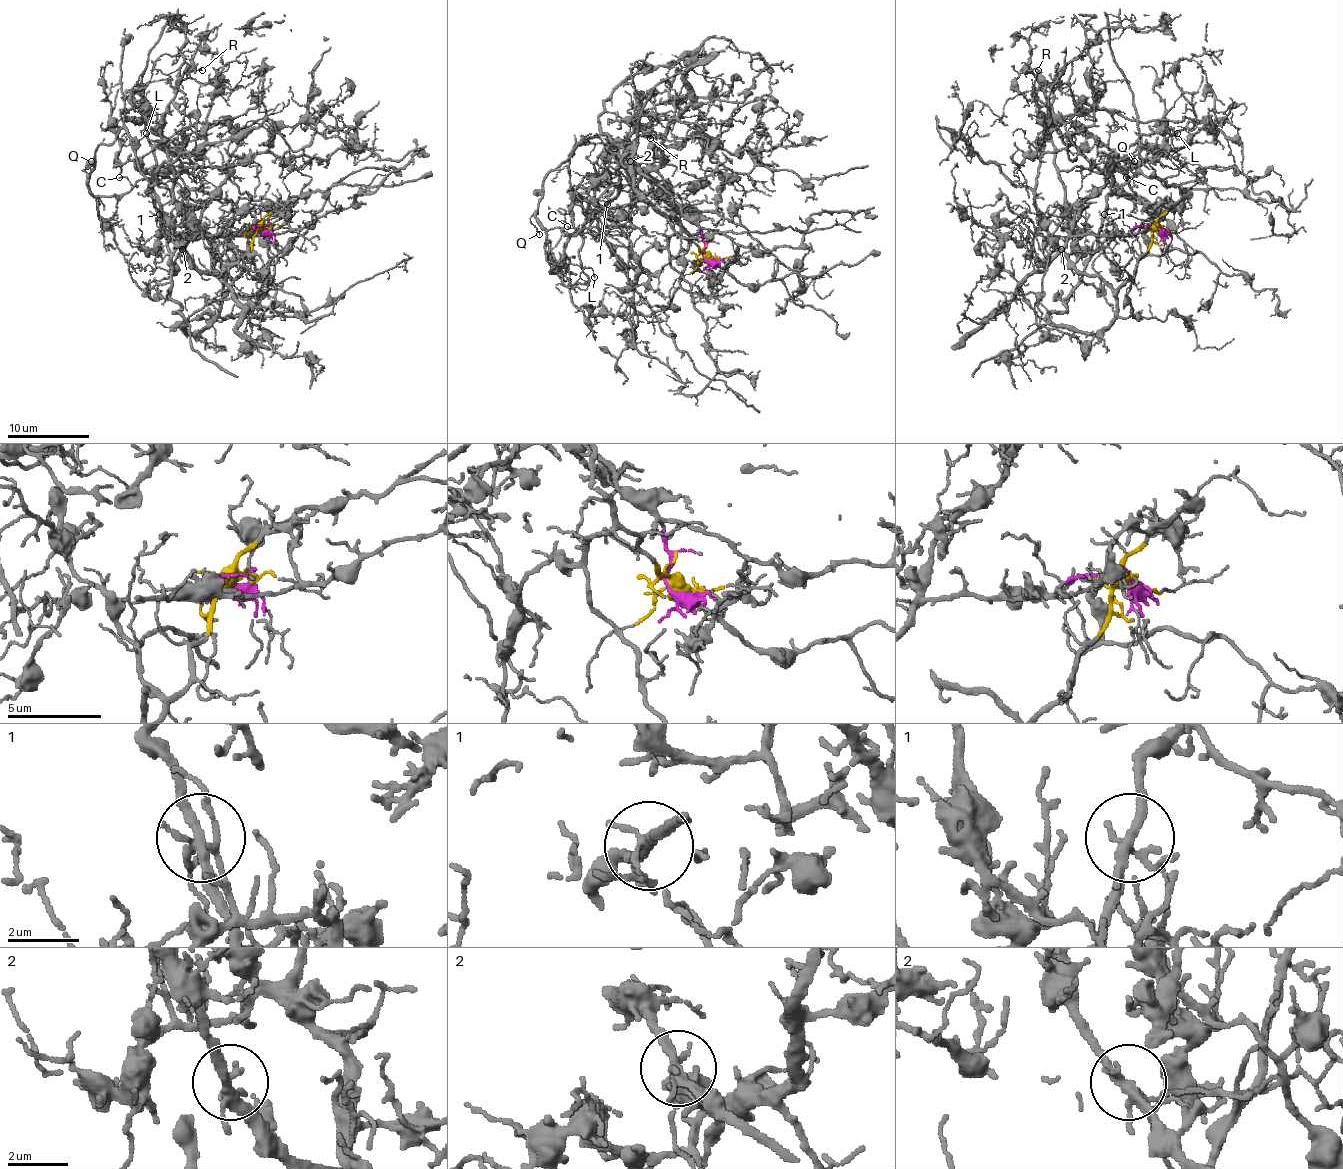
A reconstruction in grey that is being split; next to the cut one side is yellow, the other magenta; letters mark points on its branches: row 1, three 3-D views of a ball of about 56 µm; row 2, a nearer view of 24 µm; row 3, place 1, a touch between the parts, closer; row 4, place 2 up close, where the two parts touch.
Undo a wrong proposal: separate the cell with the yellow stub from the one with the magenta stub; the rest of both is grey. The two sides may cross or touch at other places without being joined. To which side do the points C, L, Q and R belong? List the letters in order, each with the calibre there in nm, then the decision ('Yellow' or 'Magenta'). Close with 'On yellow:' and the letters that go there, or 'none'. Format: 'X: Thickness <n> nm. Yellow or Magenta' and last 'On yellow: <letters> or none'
C: Thickness 120 nm. Yellow
L: Thickness 80 nm. Magenta
Q: Thickness 110 nm. Yellow
R: Thickness 120 nm. Magenta
On yellow: C, Q

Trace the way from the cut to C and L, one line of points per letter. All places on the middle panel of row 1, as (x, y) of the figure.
C: (705, 255), (637, 192), (629, 149), (597, 224), (566, 227)
L: (705, 255), (703, 233), (656, 171), (631, 171), (621, 159), (564, 249), (595, 278)

